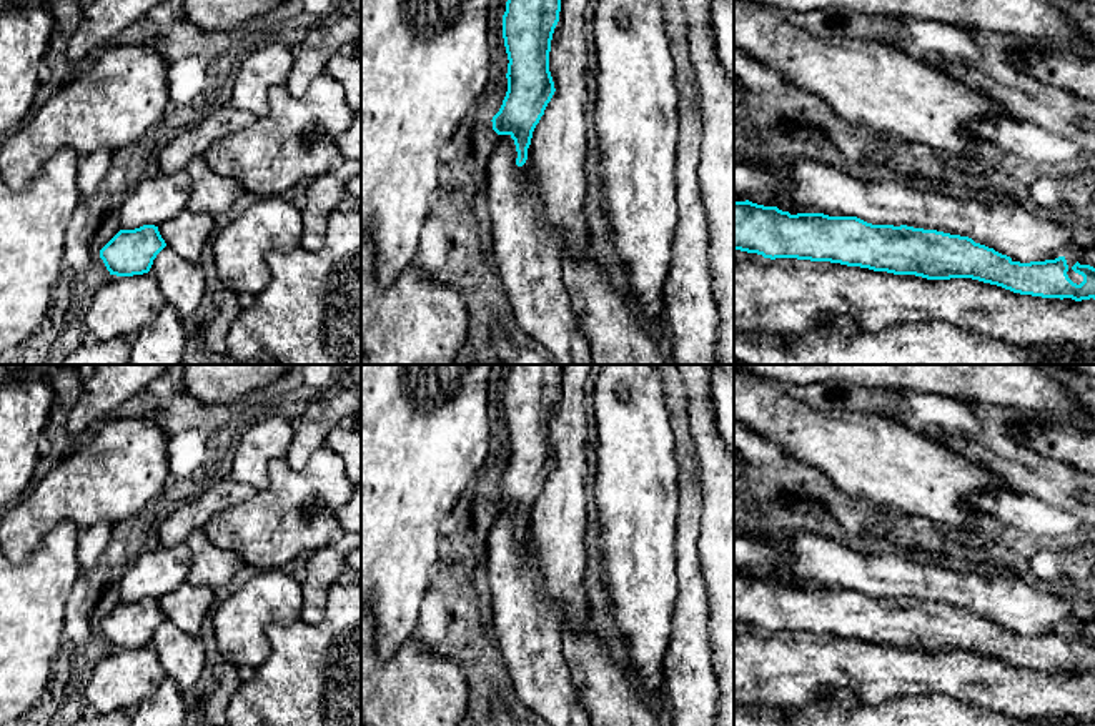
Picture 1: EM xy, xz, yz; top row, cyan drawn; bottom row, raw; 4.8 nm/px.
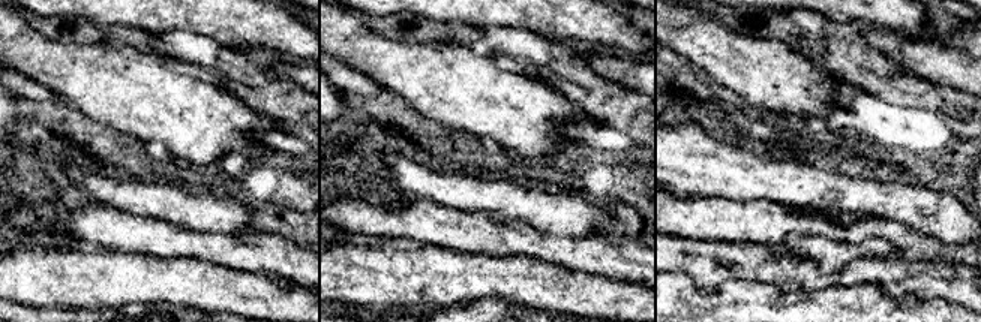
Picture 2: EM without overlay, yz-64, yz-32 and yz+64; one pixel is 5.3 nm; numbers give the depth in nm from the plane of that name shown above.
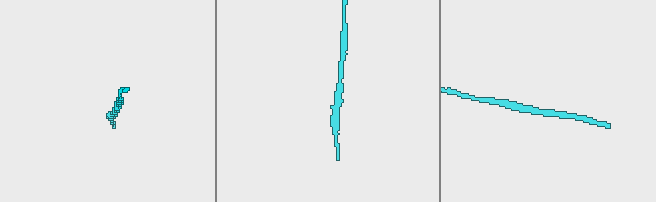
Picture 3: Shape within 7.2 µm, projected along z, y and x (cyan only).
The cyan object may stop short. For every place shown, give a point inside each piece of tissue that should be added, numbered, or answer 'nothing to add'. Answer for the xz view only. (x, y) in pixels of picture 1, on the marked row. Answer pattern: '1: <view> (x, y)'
nothing to add

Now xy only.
nothing to add

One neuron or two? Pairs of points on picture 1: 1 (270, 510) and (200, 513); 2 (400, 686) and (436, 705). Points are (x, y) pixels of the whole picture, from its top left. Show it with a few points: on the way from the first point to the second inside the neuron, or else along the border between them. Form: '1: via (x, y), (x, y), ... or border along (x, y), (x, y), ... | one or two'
1: border along (255, 493), (215, 513), (203, 528) | two
2: via (408, 695), (413, 700), (428, 701) | one

